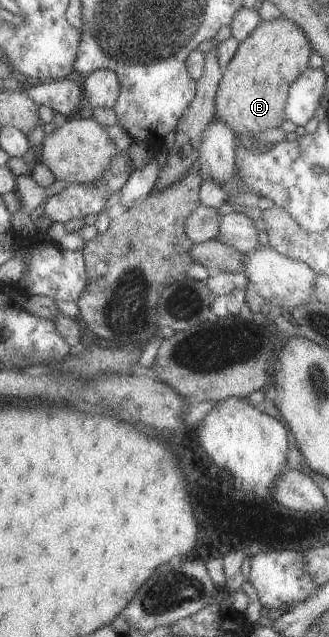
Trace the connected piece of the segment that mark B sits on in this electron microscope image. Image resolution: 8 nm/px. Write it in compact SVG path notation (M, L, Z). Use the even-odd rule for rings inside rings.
M285 17L261 21L249 36L240 42L237 53L227 67L223 69L221 82L218 86L215 99L215 115L217 121L227 123L227 127L238 138L241 135L249 136L252 140L265 129L279 128L285 122L283 107L287 101L287 93L291 83L300 77L307 69L309 59L313 53L313 47L301 27L295 21L289 21Z

